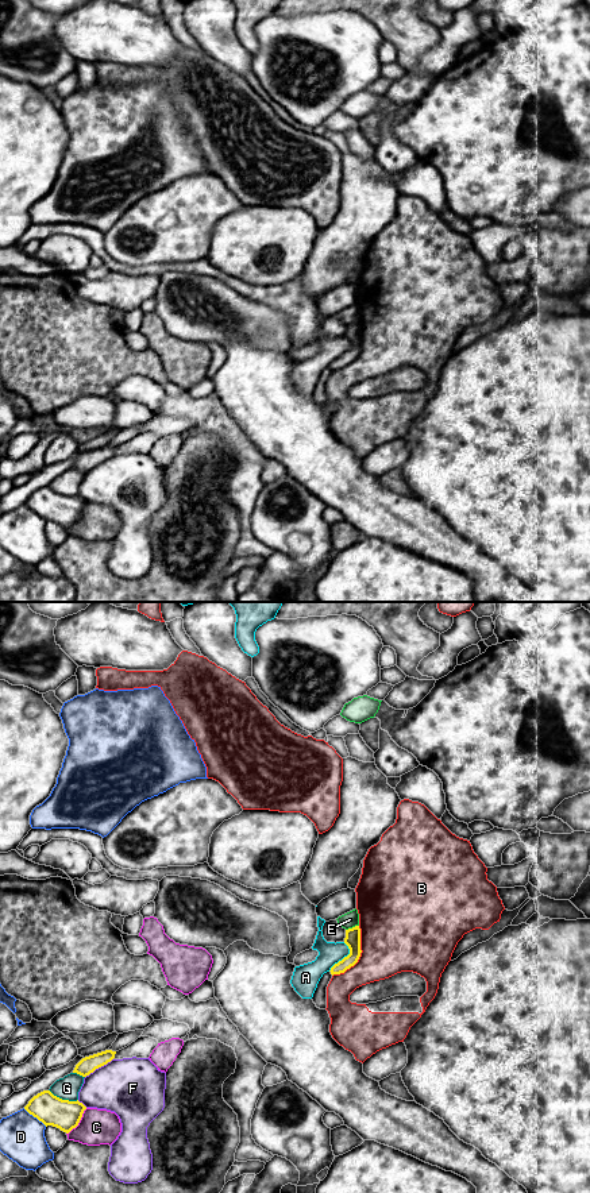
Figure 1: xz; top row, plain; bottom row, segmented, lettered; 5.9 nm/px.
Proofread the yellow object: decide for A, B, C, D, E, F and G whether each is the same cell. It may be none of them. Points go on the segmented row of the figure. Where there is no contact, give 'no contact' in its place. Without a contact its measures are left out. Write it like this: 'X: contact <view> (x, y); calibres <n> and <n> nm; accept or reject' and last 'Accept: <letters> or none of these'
A: contact xz (344, 957); calibres 100 and 140 nm; reject
B: contact xz (359, 956); calibres 100 and 440 nm; reject
C: contact xz (78, 1122); calibres 180 and 220 nm; reject
D: contact xz (35, 1116); calibres 180 and 280 nm; reject
E: contact xz (353, 927); calibres 100 and 90 nm; reject
F: contact xz (99, 1066); calibres 100 and 360 nm; reject
G: contact xz (64, 1100); calibres 180 and 140 nm; reject
Accept: none of these

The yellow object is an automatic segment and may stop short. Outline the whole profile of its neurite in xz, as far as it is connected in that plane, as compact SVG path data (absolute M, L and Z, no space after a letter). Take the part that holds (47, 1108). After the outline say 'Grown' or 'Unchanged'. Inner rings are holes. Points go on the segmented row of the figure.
M43 1090L34 1096L24 1109L46 1127L53 1126L69 1134L78 1126L86 1107L78 1100L62 1100L50 1090Z. Unchanged

